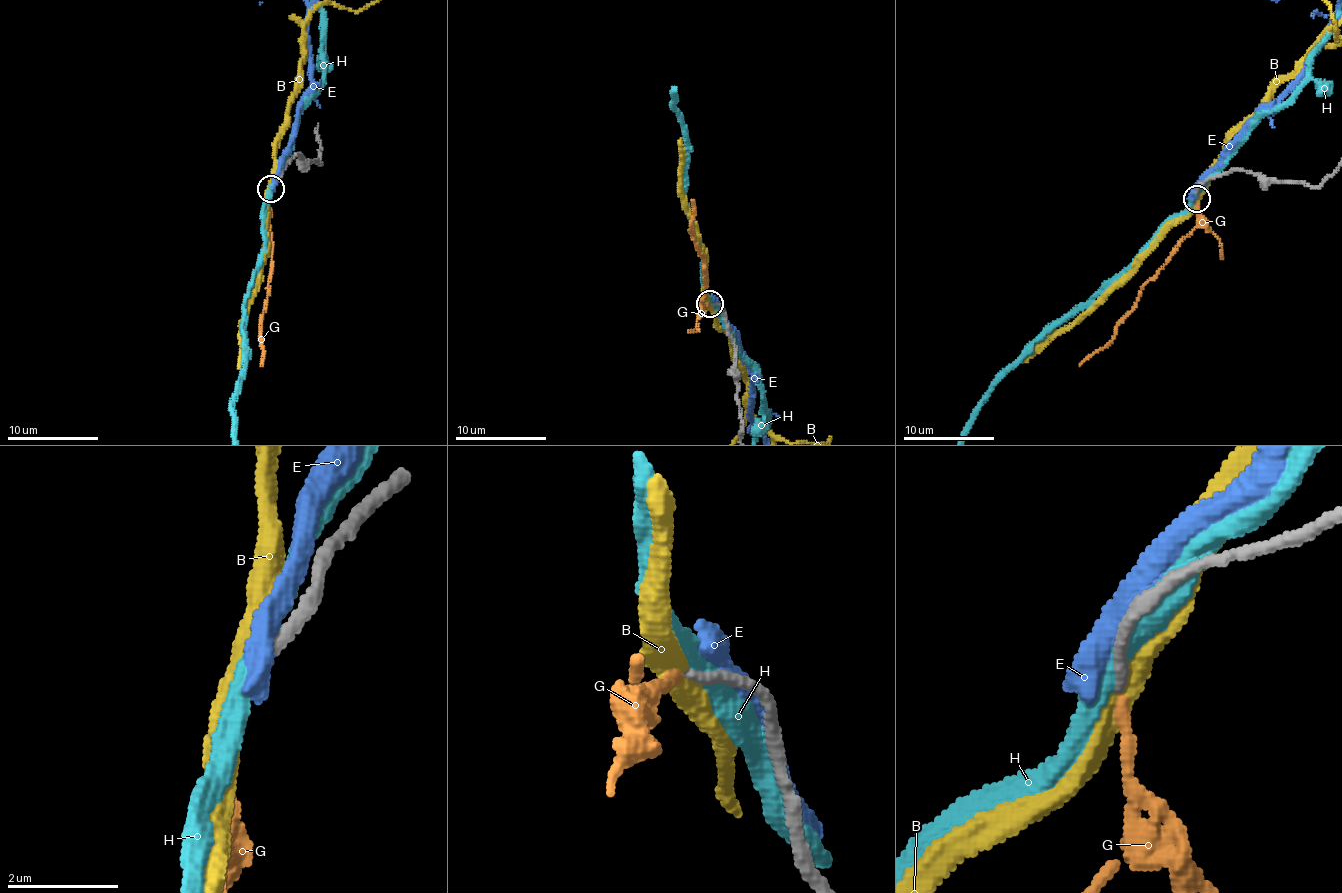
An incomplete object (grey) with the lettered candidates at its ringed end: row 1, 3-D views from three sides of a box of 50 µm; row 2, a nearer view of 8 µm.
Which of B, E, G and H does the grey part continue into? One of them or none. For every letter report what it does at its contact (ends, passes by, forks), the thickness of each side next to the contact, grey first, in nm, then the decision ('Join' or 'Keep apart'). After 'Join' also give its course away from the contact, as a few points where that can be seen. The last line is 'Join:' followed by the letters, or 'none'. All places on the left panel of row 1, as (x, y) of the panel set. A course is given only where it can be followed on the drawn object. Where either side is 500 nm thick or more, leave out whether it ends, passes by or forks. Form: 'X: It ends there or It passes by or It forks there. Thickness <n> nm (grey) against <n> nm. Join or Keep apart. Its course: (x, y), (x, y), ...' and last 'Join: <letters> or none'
B: It passes by. Thickness 240 nm (grey) against 440 nm. Keep apart
E: It passes by. Thickness 200 nm (grey) against 360 nm. Keep apart
G: It ends there. Thickness 200 nm (grey) against 190 nm. Join
H: It passes by. Thickness 280 nm (grey) against 400 nm. Keep apart
Join: G

